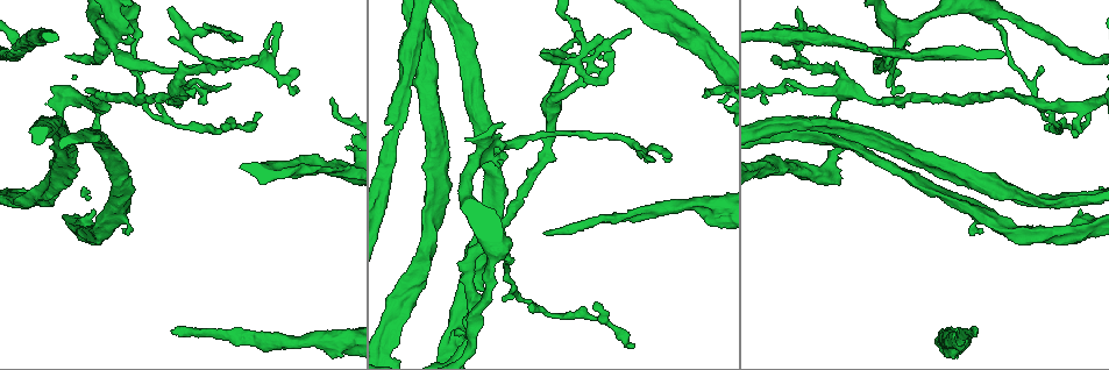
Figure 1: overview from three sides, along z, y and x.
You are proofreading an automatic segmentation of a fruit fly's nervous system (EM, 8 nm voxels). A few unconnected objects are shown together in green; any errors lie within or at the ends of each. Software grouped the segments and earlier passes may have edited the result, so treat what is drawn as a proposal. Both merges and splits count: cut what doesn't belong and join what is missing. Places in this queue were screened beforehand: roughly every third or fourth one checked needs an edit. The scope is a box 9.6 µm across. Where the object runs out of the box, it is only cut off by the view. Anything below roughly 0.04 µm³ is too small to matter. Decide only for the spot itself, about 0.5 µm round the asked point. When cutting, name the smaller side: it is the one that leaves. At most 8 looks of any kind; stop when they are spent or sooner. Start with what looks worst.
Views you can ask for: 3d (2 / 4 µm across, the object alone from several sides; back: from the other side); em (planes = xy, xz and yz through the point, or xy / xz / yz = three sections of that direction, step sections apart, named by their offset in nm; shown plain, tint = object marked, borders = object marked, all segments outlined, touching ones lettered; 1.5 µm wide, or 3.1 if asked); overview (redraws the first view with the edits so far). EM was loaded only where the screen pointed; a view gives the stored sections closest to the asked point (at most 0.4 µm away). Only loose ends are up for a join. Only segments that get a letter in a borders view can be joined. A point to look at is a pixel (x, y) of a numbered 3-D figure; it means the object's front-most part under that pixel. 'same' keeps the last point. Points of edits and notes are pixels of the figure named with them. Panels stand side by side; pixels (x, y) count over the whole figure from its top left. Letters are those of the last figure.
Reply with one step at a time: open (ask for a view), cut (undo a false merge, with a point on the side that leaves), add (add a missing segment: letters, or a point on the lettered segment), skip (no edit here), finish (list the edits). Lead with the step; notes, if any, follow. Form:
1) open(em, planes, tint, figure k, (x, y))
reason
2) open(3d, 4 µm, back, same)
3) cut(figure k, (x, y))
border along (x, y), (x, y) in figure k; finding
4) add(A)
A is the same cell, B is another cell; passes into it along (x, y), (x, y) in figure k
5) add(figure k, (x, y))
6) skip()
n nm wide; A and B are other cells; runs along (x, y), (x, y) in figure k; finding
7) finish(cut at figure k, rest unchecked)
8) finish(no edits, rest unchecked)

open(em, planes, tint, figure 1, (545, 233))
long arm stops here

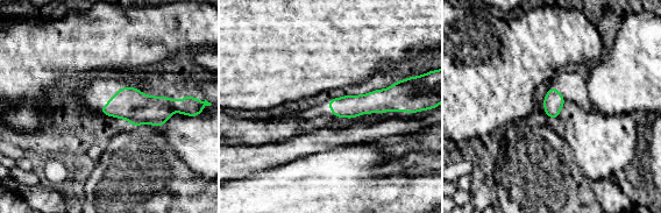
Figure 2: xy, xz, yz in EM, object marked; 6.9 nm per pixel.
open(em, planes, borders, same)

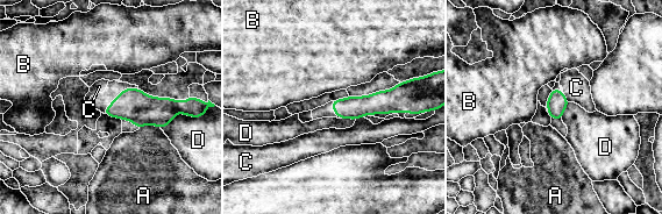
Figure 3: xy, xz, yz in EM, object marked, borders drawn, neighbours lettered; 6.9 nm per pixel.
add(figure 3, (576, 87))
D touches over 220 nm; C is the same cell, A, B and D are other cells; the neuron continues

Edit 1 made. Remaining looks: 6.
open(overview)
redraw

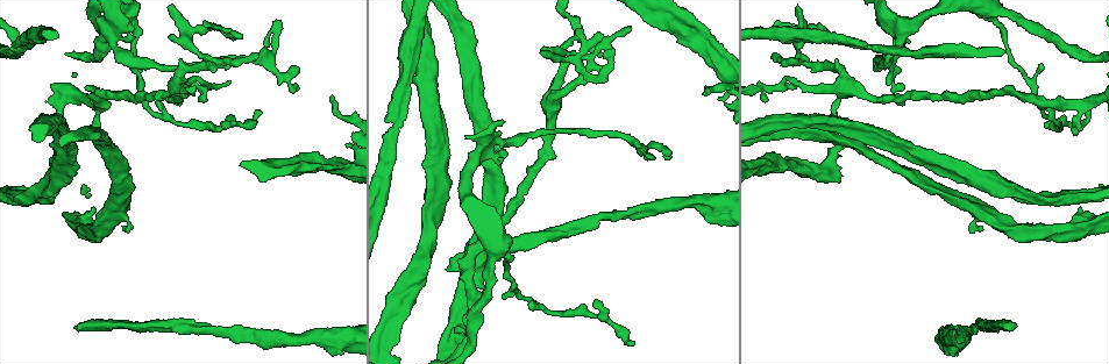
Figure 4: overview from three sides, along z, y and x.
open(3d, 2 µm, figure 4, (974, 230))
an open end

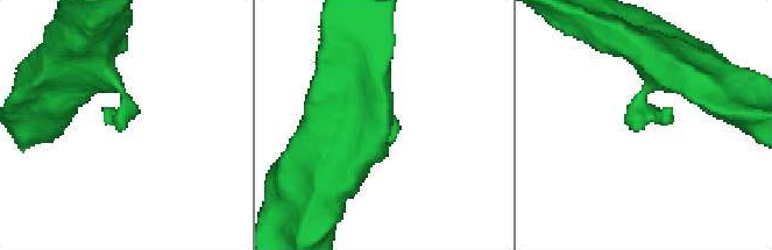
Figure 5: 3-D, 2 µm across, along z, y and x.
open(em, planes, borders, figure 5, (635, 128))

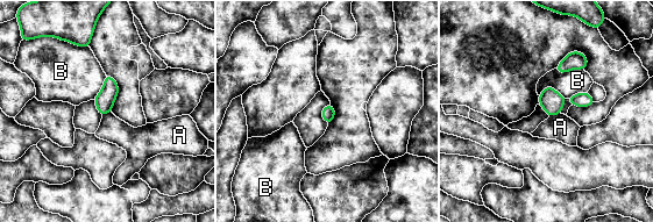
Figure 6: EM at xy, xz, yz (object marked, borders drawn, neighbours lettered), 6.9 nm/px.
skip()
A and B are other cells; border along (560, 113), (549, 116) in figure 6; none of them fits

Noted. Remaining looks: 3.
open(em, planes, borders, figure 4, (128, 41))
branch stops here

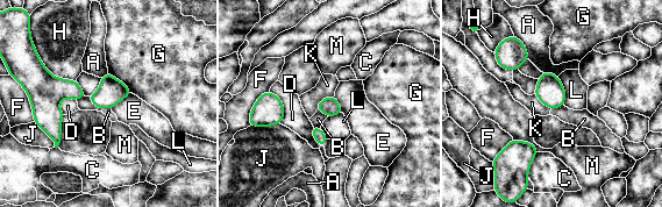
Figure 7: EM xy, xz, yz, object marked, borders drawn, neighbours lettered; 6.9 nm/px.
skip()
A, B, C, D, E, F, G, H, J, K, L and M are other cells; border along (98, 107), (108, 107), (111, 109) in figure 7; none of them fits

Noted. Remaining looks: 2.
finish(add at figure 3, rest unchecked)

